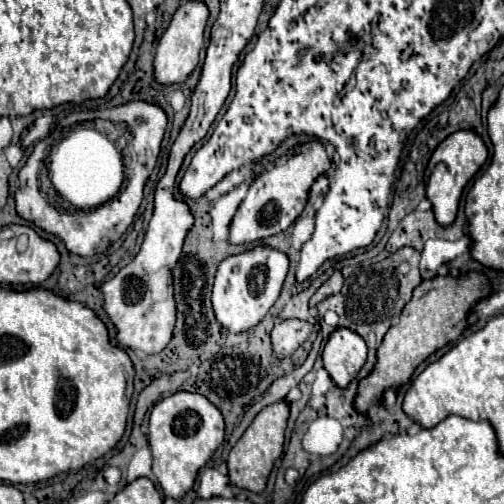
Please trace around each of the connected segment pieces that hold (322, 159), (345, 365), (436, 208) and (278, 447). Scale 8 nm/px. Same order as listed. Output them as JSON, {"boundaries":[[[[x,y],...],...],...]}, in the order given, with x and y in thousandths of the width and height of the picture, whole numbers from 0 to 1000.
{"boundaries":[[[[621,278],[585,294],[569,325],[546,329],[534,341],[522,341],[518,349],[510,349],[510,357],[494,369],[494,381],[482,393],[470,425],[458,437],[458,448],[454,448],[458,484],[466,488],[494,484],[494,480],[526,476],[534,468],[565,460],[585,440],[585,433],[601,421],[613,373],[625,361],[625,353],[641,341],[653,341],[653,333],[657,333],[657,321],[649,313],[645,294],[629,278]]],[[[669,651],[653,667],[637,706],[657,754],[673,770],[688,770],[728,718],[728,687],[708,659],[692,651]]],[[[911,258],[899,262],[895,270],[887,270],[867,298],[859,302],[851,325],[863,325],[847,361],[847,393],[859,405],[859,425],[863,437],[875,448],[891,448],[899,444],[903,429],[907,429],[907,413],[911,413],[911,397],[919,385],[923,365],[946,345],[946,337],[958,329],[958,321],[966,317],[966,290],[958,286],[958,278],[935,262],[935,258]]],[[[554,794],[530,810],[522,810],[498,845],[486,853],[486,861],[474,869],[474,877],[462,885],[450,909],[454,925],[454,952],[474,964],[490,968],[498,976],[522,976],[530,948],[542,933],[546,913],[562,901],[562,877],[565,877],[565,849],[569,849],[569,829],[573,829],[573,798]]]]}

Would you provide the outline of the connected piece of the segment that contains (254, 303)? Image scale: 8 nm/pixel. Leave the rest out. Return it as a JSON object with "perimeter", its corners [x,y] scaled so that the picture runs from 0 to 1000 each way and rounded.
{"perimeter":[[[510,488],[474,508],[446,512],[435,524],[419,587],[427,631],[438,643],[438,651],[458,663],[474,663],[510,647],[554,591],[569,532],[573,532],[569,508],[534,488]]]}

